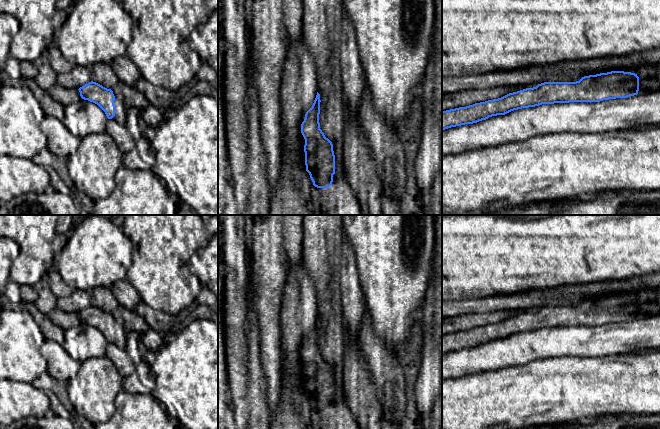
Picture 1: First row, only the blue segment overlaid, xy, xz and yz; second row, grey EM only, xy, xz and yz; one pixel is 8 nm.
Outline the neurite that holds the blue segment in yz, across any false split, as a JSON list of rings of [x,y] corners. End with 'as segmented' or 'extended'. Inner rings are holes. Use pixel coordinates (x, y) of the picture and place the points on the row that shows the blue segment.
[[[640,65],[582,77],[576,82],[544,82],[501,98],[442,111],[442,130],[542,104],[600,102],[654,92],[660,87],[660,65]]]; extended

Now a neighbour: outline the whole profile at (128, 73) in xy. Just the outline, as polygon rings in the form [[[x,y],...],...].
[[[119,56],[110,63],[120,83],[134,86],[142,77],[137,66],[126,56]]]

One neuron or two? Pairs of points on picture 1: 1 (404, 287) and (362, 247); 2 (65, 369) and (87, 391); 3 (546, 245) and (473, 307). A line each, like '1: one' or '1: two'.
1: one
2: two
3: two

